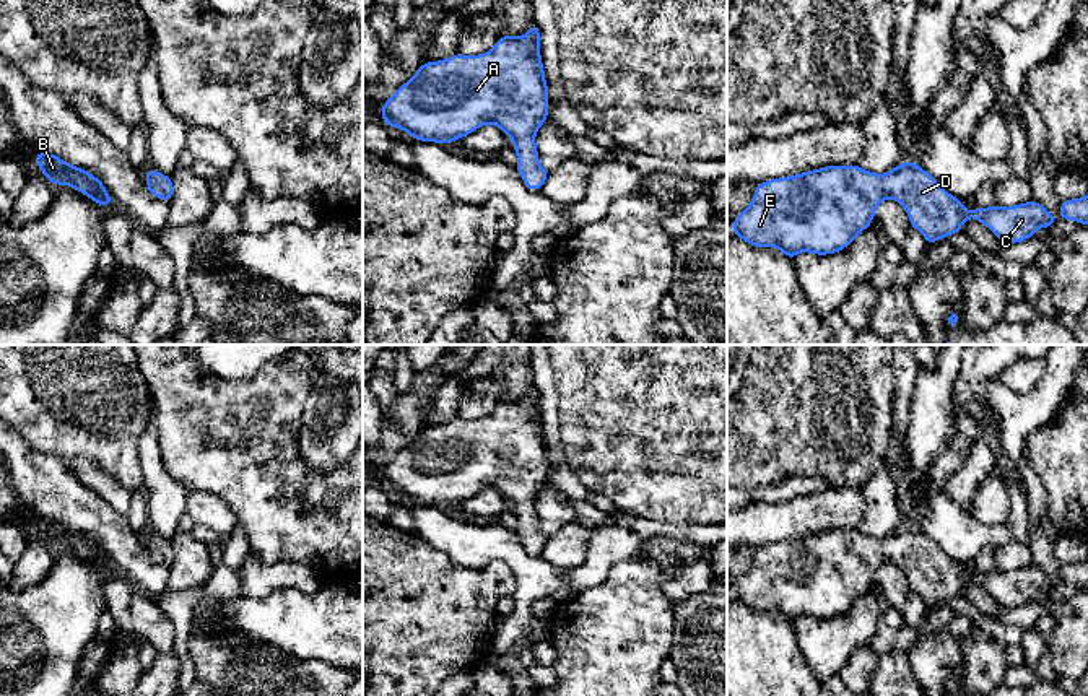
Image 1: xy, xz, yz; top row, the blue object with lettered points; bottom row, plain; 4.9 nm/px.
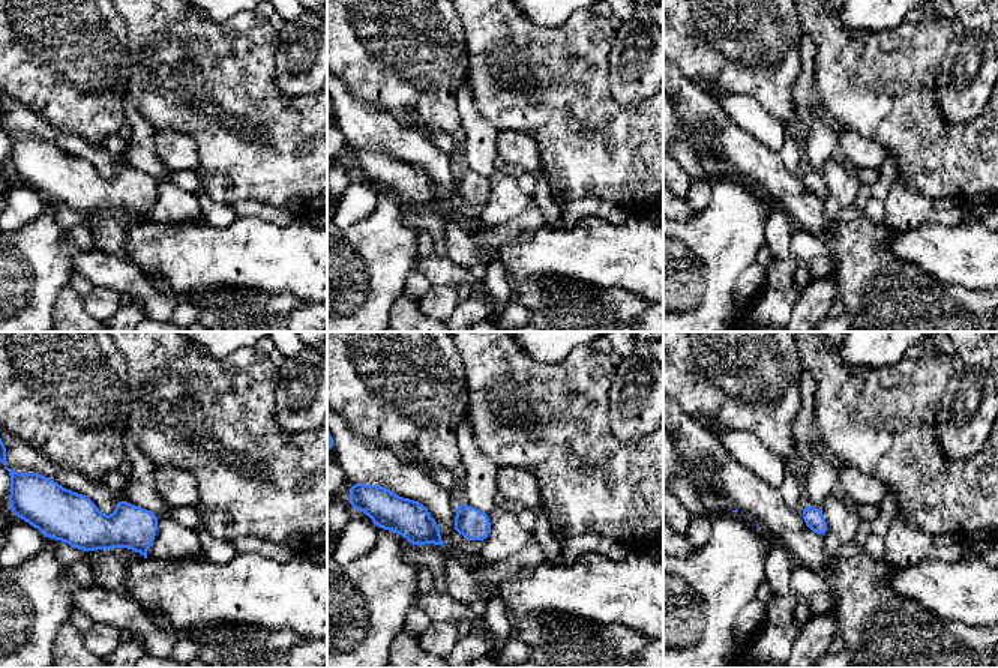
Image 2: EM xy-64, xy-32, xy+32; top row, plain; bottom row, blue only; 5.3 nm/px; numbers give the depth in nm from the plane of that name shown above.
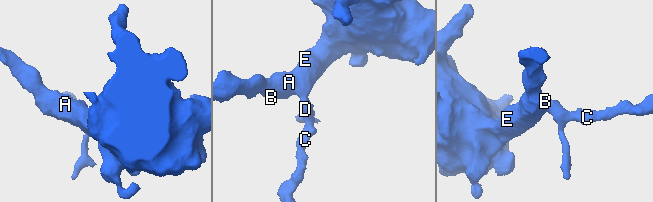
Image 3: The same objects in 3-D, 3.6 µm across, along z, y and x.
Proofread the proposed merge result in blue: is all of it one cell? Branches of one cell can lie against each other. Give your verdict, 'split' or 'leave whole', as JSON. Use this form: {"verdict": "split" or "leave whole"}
{"verdict": "leave whole"}

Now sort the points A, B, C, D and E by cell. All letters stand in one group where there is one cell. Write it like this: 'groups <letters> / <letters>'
groups A B C D E

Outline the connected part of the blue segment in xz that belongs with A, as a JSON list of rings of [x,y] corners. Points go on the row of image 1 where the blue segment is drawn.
[[[533,21],[525,36],[501,36],[490,52],[424,62],[384,102],[381,119],[413,140],[434,143],[494,124],[514,140],[522,182],[542,190],[548,172],[538,161],[535,133],[548,119],[548,101]]]

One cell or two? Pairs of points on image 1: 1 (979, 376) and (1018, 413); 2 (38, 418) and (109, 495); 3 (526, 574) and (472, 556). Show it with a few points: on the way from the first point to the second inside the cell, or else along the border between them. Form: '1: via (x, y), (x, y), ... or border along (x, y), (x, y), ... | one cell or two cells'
1: border along (987, 381), (987, 399), (1000, 418) | two cells
2: border along (67, 464), (77, 459), (93, 459), (111, 477) | two cells
3: via (514, 561), (506, 553), (485, 553) | one cell

